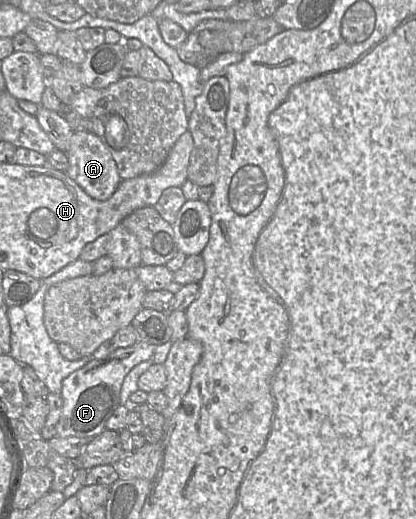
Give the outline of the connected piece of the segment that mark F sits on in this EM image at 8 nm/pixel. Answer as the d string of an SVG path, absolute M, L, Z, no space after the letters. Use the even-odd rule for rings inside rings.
M146 342L118 348L104 359L93 359L74 371L62 382L63 408L56 426L56 437L82 437L92 439L106 430L107 420L121 404L121 389L126 375L136 365L150 360L156 346Z

